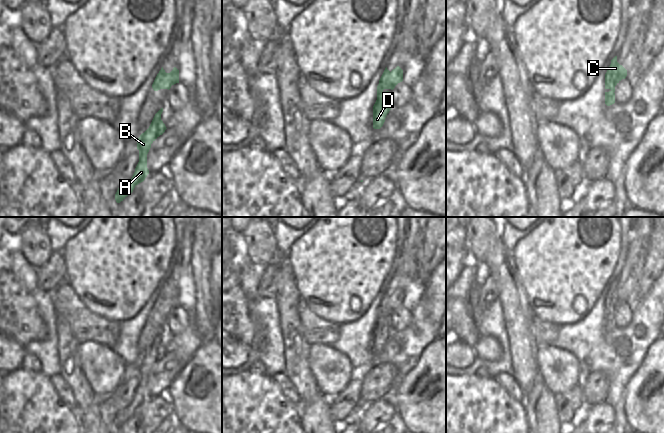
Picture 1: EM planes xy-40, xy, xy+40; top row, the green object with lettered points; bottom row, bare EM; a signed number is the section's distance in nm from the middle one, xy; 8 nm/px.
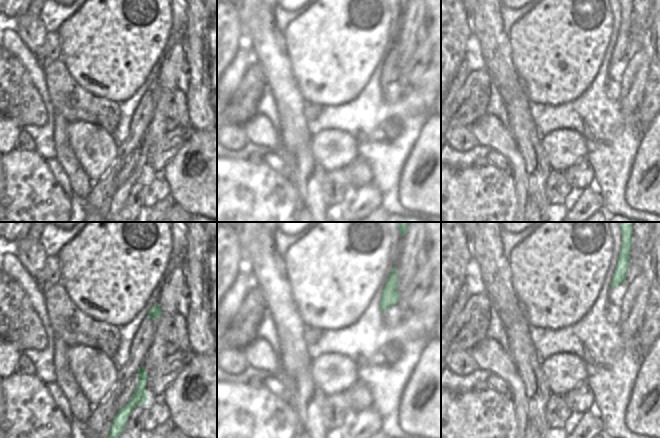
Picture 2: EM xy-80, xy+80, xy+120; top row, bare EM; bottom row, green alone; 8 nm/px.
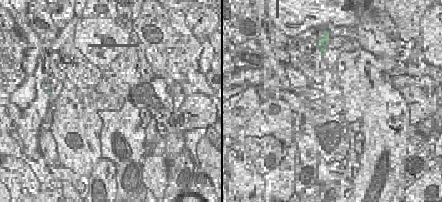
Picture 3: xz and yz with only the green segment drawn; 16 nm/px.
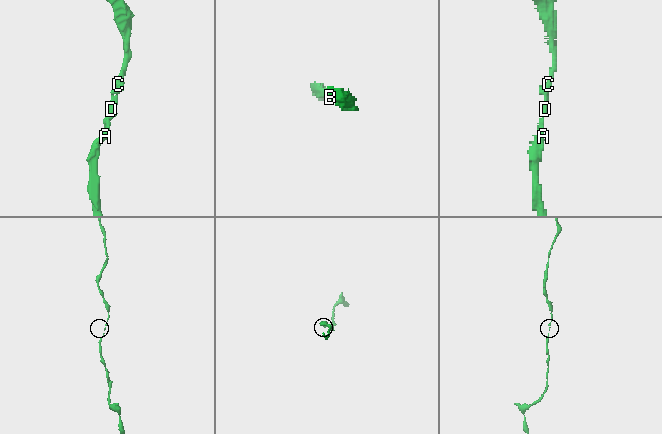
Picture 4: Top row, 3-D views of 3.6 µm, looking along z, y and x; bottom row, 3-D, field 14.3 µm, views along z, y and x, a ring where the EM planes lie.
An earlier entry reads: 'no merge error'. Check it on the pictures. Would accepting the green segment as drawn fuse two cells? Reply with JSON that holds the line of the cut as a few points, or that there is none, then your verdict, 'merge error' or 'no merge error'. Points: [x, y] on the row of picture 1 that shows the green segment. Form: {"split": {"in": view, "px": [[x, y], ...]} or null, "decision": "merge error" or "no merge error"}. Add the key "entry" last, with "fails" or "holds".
{"split": null, "decision": "no merge error", "entry": "holds"}

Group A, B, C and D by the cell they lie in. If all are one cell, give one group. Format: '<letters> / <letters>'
A B C D

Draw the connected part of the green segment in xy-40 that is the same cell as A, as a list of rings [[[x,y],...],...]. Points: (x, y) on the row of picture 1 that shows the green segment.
[[[161,108],[154,116],[149,128],[140,135],[137,140],[137,149],[139,150],[139,162],[135,168],[135,172],[130,181],[125,183],[122,187],[119,187],[115,200],[117,203],[123,201],[128,195],[130,195],[135,186],[143,182],[149,170],[147,168],[147,154],[151,148],[151,144],[162,135],[167,129],[163,121],[161,120],[161,114],[163,108]]]

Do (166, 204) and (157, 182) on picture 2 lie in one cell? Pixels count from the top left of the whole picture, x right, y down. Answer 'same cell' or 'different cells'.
different cells

